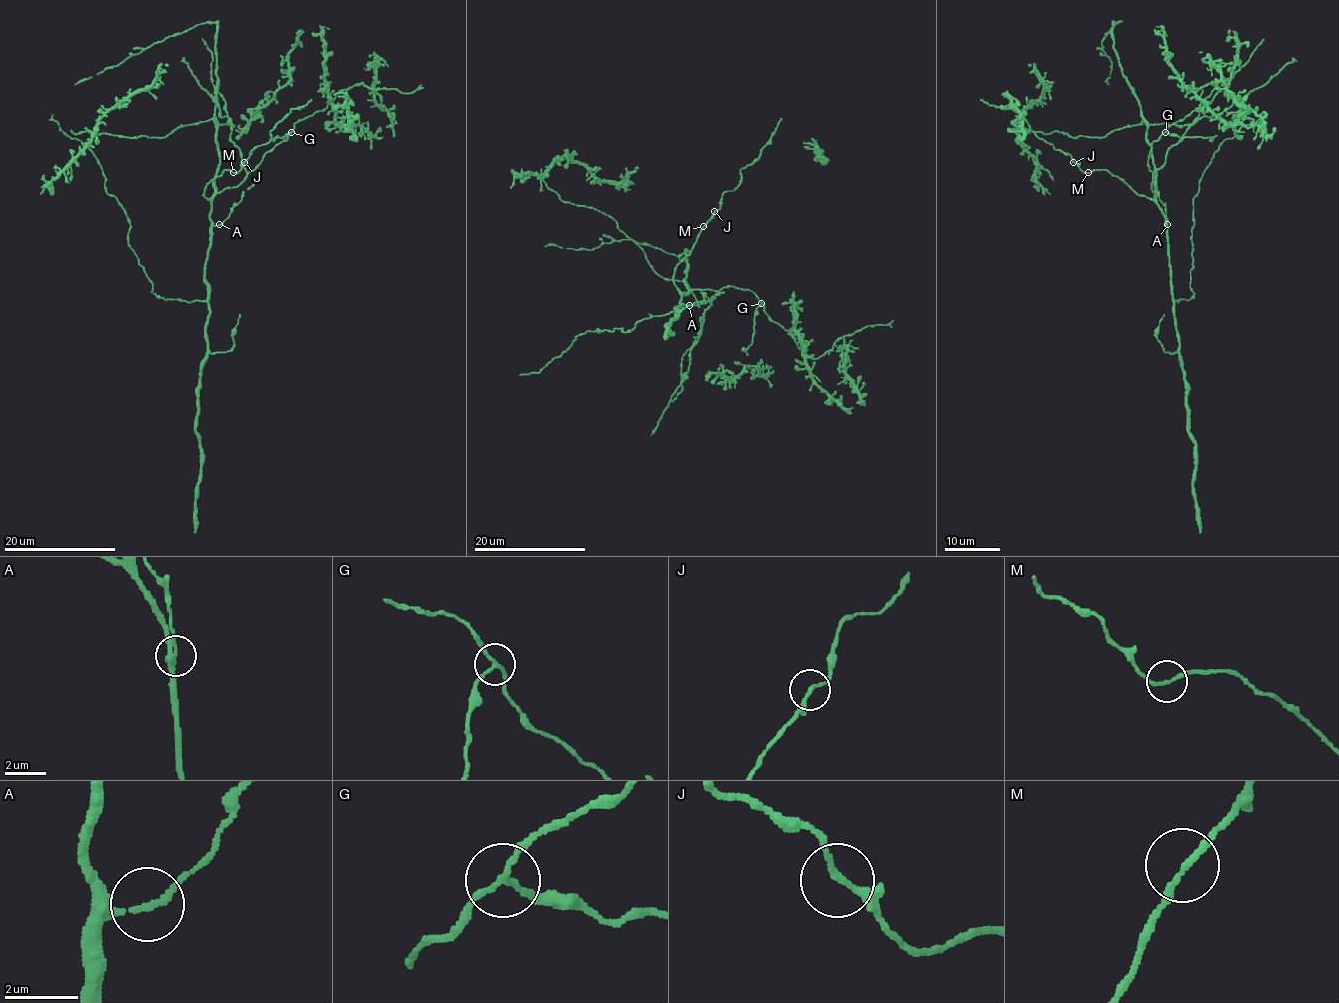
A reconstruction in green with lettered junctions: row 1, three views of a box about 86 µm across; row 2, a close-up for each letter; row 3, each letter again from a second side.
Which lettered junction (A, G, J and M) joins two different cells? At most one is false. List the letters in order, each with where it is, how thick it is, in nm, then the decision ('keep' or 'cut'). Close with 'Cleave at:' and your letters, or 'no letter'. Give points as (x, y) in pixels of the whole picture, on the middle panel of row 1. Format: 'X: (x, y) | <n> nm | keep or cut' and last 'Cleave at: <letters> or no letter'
A: (689, 305) | 130 nm | keep
G: (761, 303) | 140 nm | cut
J: (714, 211) | 150 nm | keep
M: (703, 226) | 150 nm | keep
Cleave at: G

